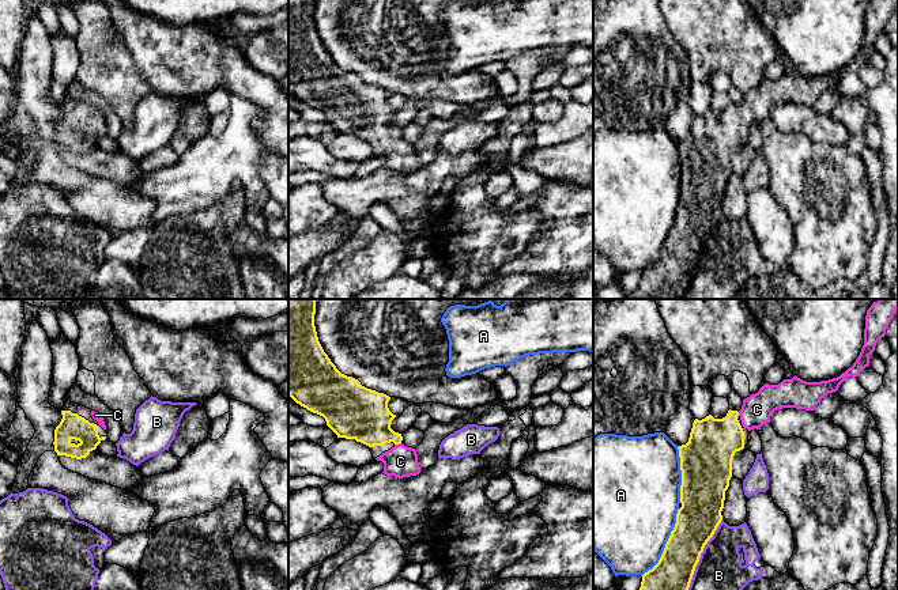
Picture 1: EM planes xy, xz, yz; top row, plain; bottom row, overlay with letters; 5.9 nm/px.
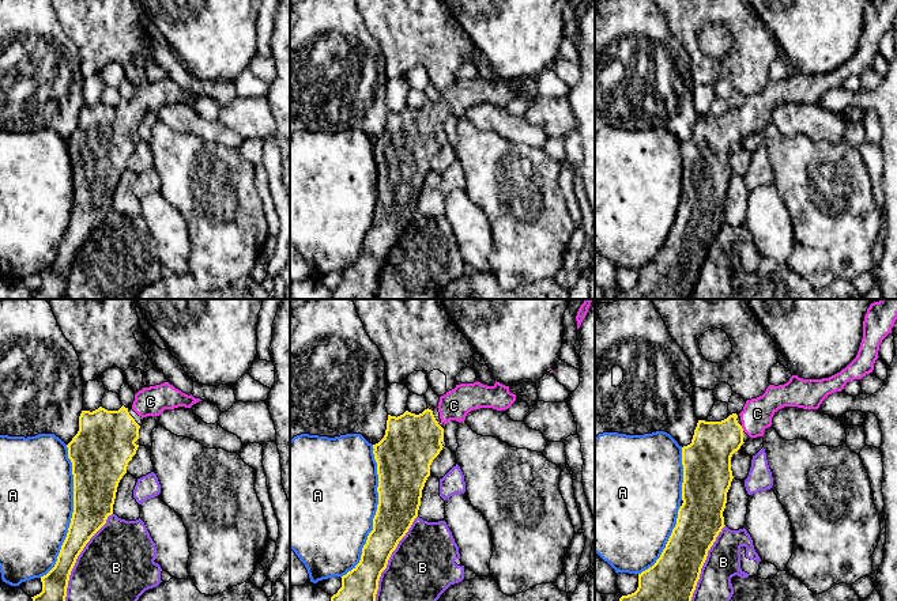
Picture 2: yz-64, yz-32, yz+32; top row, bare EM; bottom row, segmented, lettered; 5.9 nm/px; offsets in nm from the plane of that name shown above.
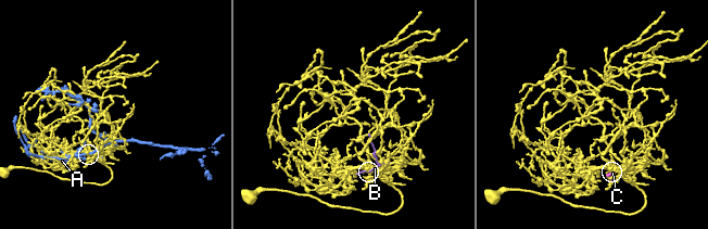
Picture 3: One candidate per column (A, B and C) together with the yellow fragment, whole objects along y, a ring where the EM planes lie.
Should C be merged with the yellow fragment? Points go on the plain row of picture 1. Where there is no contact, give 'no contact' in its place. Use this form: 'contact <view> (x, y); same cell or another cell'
contact xz (397, 139); same cell

